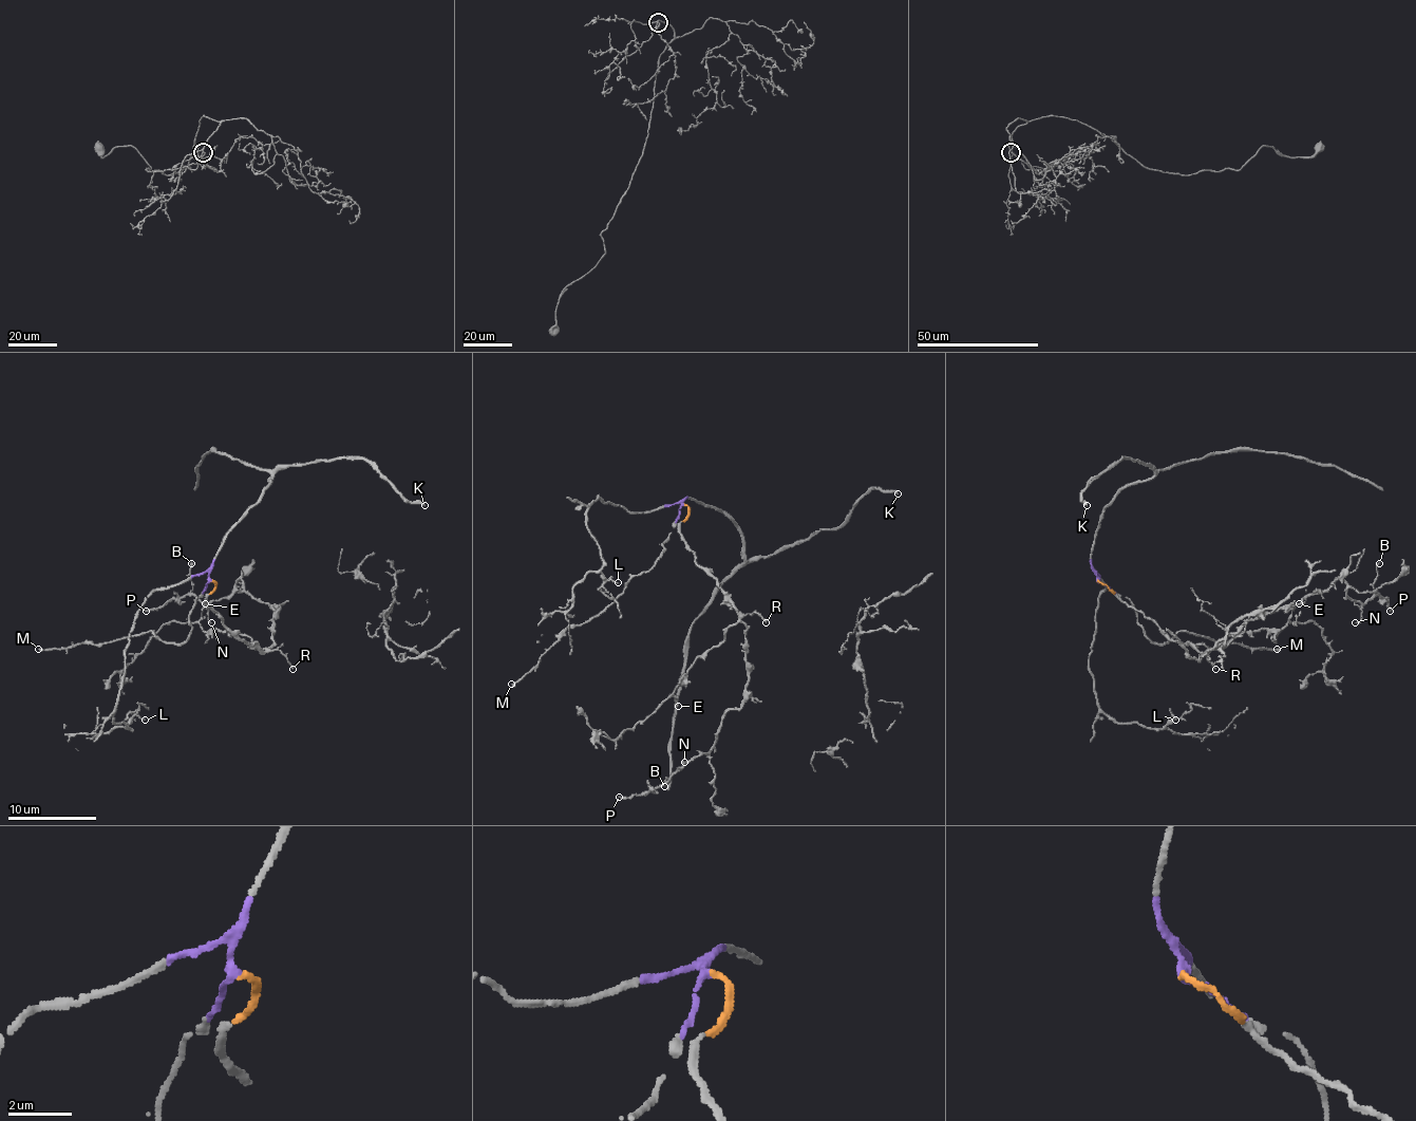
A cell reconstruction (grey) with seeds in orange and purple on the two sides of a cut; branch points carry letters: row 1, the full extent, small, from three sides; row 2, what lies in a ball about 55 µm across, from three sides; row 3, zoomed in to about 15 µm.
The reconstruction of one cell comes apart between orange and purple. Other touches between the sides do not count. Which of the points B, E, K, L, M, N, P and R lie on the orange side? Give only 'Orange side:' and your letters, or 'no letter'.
Orange side: B, E, N, P, R

